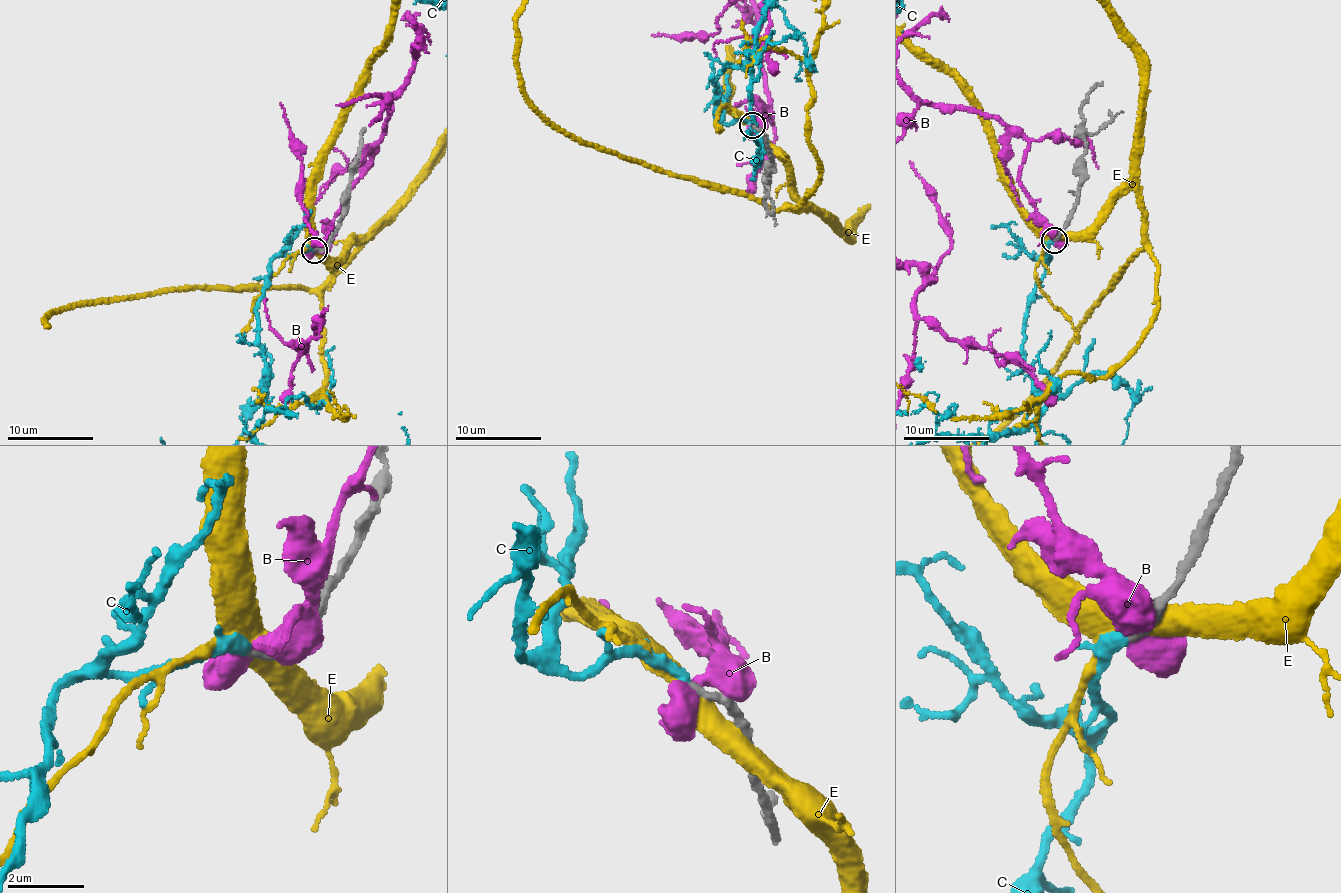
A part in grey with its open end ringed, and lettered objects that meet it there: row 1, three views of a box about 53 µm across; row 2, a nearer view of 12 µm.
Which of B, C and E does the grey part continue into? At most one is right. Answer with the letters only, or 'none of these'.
C

